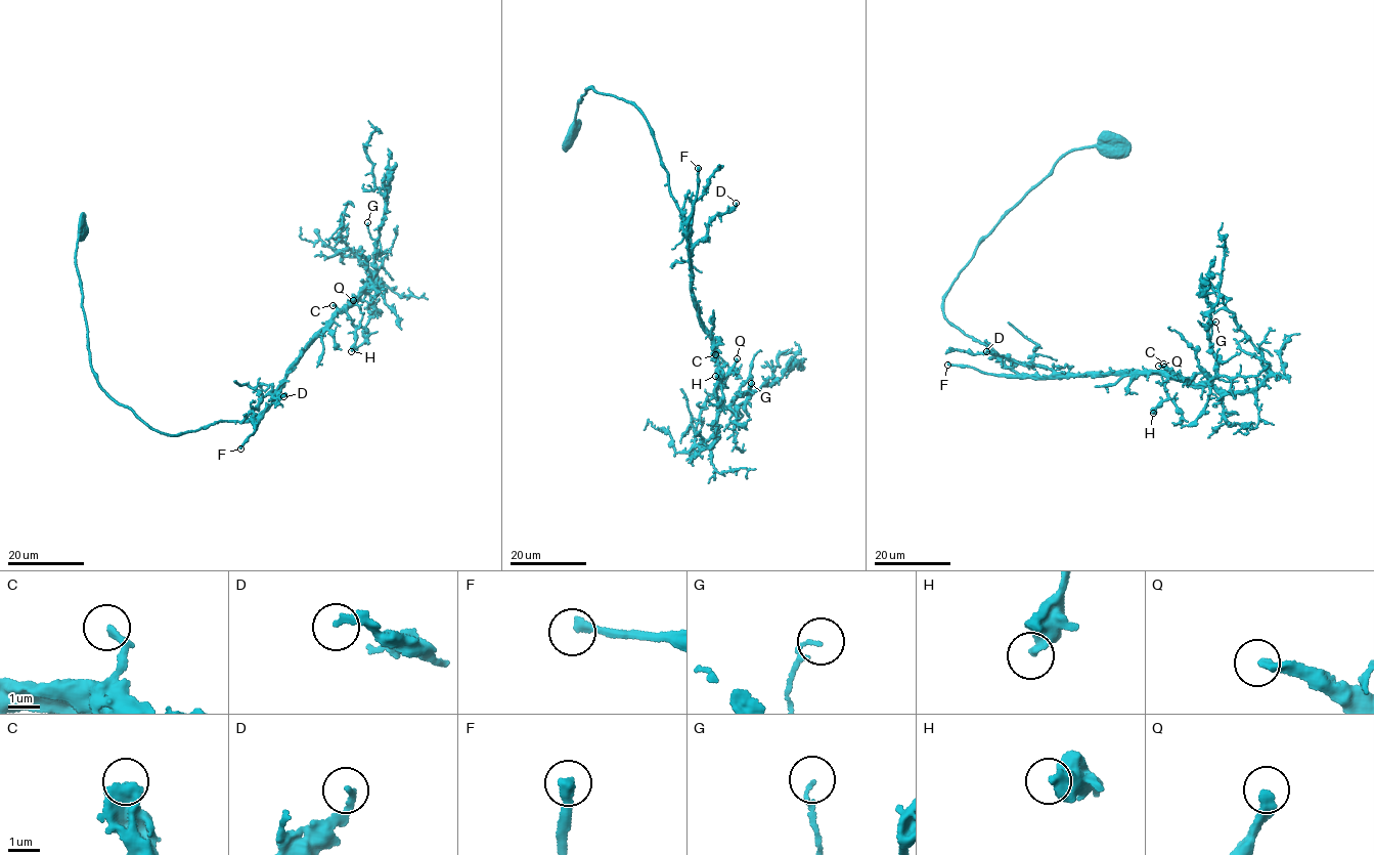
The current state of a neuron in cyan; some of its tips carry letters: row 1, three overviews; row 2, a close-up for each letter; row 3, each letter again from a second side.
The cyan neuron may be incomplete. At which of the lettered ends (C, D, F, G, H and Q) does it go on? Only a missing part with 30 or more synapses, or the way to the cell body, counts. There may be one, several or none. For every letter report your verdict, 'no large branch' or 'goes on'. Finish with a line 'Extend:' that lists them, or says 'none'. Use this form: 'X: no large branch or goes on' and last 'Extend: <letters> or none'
C: goes on
D: no large branch
F: goes on
G: no large branch
H: no large branch
Q: goes on
Extend: C, F, Q

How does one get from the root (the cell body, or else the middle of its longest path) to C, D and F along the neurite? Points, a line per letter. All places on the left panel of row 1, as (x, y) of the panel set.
C: (82, 228), (74, 258), (94, 372), (115, 401), (165, 433), (256, 418), (327, 326), (333, 305)
D: (82, 228), (74, 258), (88, 353), (115, 401), (174, 435), (256, 418), (271, 391), (271, 400), (283, 396)
F: (82, 228), (74, 258), (89, 357), (101, 387), (153, 429), (174, 435), (219, 420), (258, 418), (240, 449)

